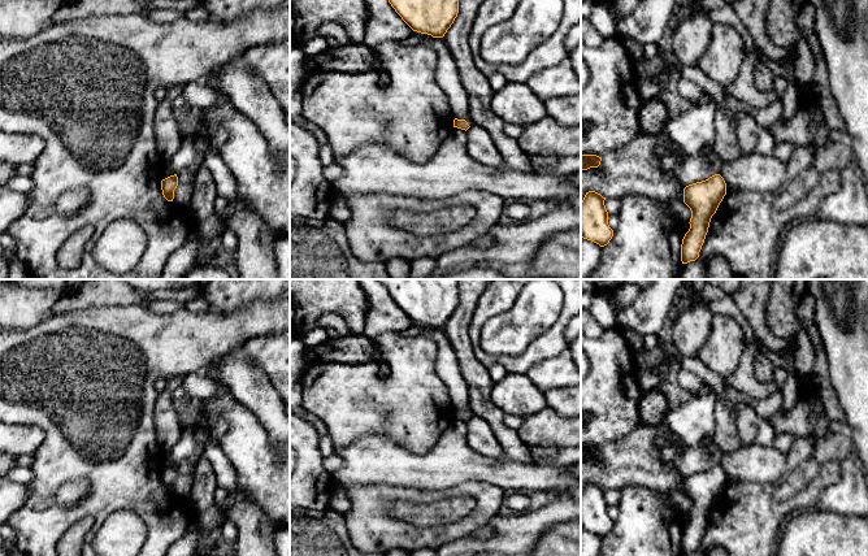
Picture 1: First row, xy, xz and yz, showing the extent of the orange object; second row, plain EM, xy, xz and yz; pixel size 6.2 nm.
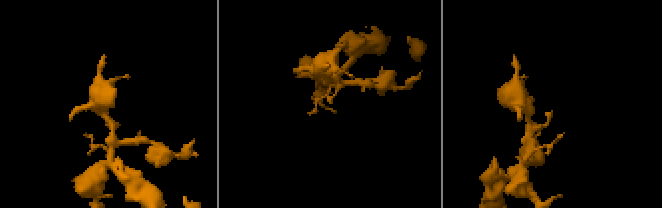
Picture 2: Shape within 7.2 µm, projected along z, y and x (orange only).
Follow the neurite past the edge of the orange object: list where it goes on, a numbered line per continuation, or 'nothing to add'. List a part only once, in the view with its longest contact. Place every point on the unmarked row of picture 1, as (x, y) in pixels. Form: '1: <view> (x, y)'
nothing to add

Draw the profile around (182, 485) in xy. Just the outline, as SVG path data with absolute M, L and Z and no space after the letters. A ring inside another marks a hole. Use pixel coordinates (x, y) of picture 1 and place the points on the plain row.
M201 434L195 436L195 440L198 443L198 449L192 456L190 456L187 460L177 465L178 468L178 477L174 481L174 490L173 494L179 498L181 500L188 500L190 491L191 491L191 473L196 464L196 461L203 456L203 451L207 444L205 436Z

